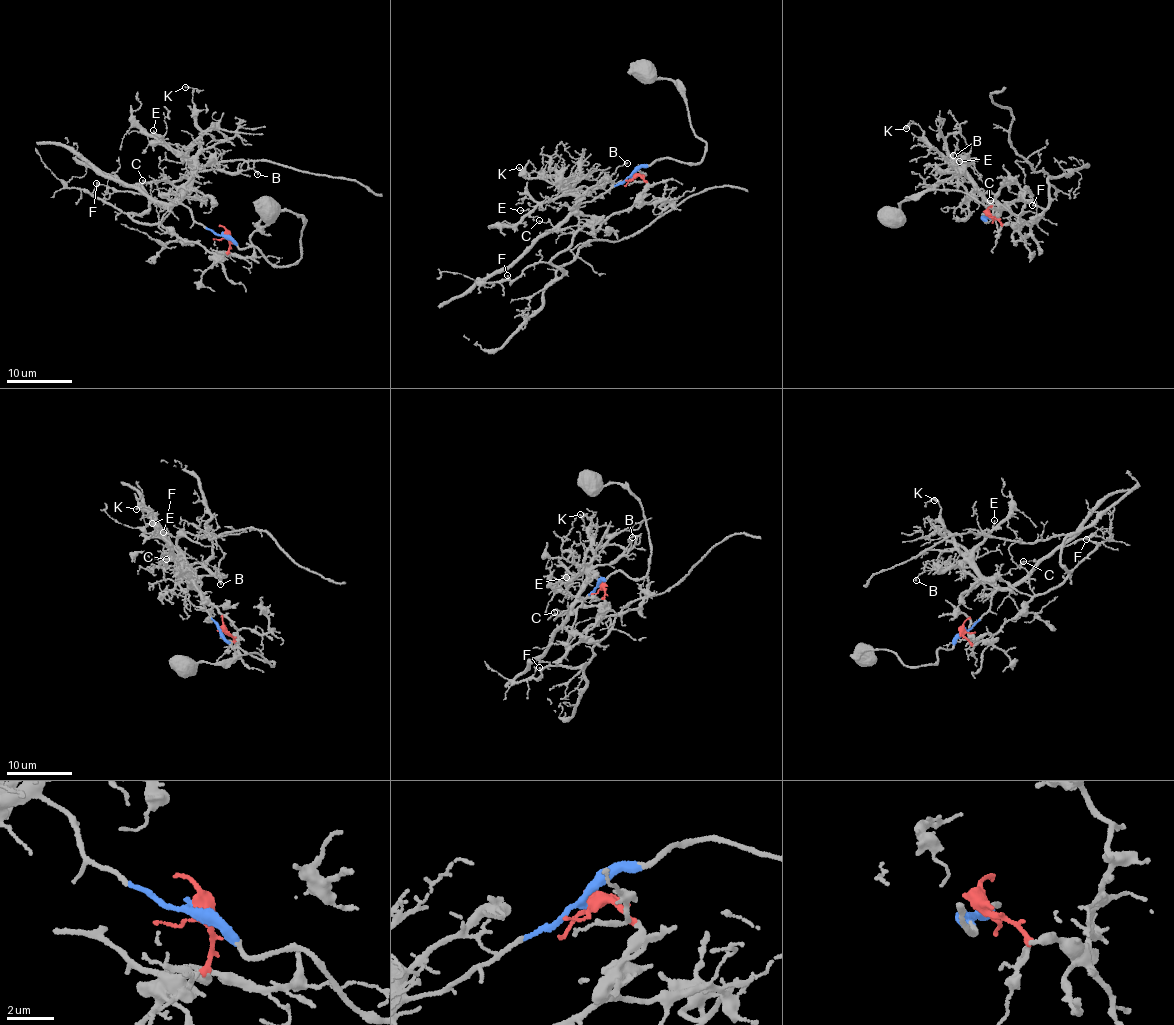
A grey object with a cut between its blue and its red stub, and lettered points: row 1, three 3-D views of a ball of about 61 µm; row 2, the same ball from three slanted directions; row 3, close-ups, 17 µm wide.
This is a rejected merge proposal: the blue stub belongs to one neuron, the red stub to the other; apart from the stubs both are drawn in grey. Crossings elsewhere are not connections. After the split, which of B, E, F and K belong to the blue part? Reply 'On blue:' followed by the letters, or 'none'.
On blue: B, E, K

